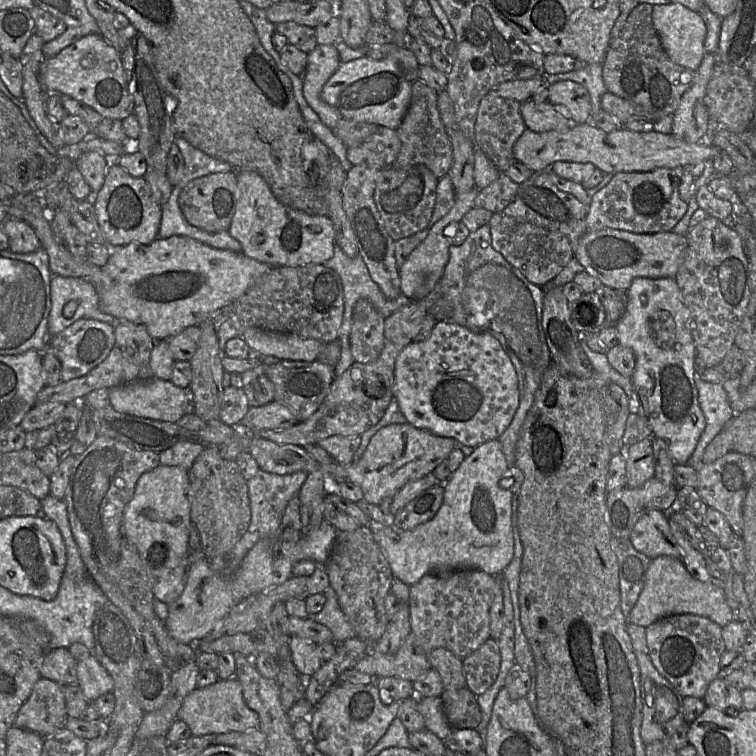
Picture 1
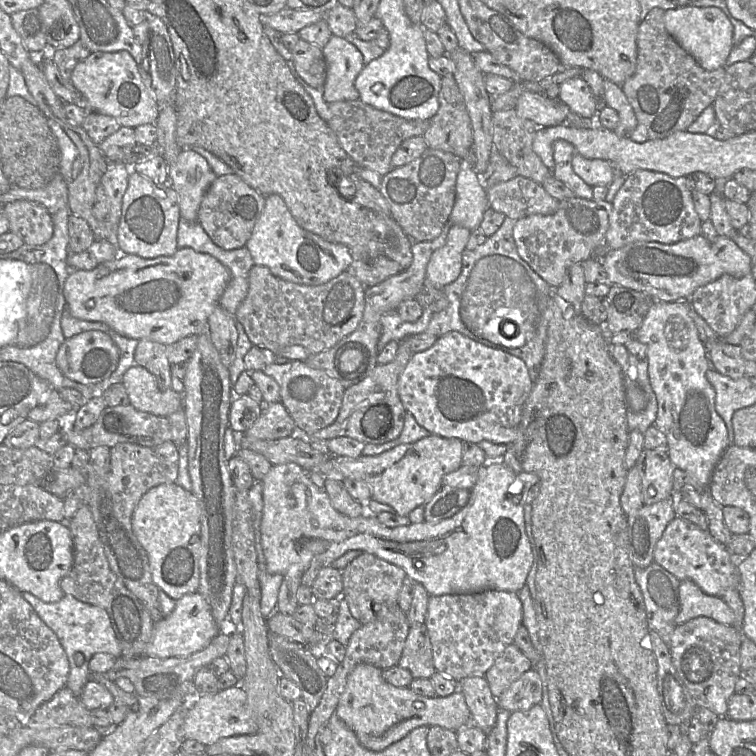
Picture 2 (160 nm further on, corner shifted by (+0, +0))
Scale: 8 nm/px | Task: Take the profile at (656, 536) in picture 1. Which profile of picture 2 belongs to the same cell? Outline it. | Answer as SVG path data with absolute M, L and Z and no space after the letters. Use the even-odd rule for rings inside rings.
M675 517L666 527L654 550L654 561L680 581L693 581L704 593L721 597L730 589L738 590L740 576L737 558L707 529Z

